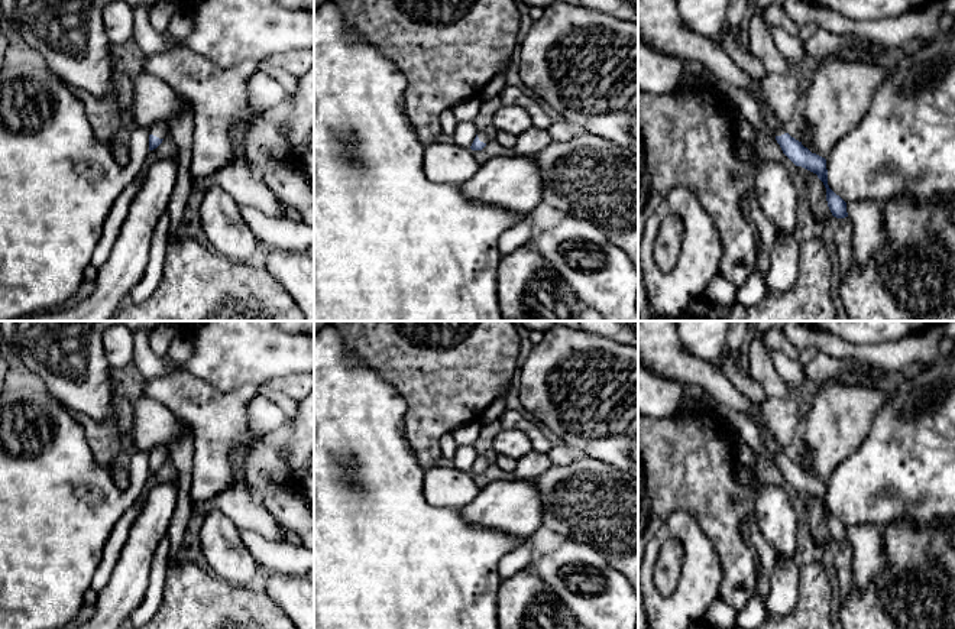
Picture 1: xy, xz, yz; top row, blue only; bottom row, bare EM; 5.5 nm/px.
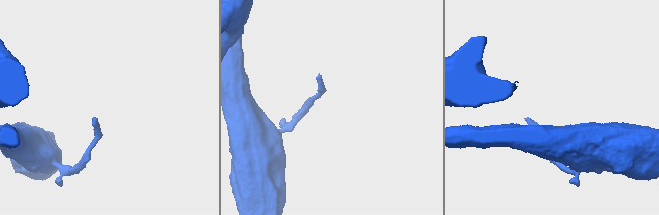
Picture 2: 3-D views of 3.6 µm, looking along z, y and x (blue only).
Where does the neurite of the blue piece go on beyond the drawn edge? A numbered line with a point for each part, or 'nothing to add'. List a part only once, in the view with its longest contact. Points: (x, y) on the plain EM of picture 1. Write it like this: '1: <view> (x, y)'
1: xy (158, 453)

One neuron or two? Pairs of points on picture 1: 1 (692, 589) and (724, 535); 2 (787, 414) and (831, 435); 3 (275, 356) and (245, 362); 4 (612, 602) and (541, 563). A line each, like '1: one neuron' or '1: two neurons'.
1: two neurons
2: two neurons
3: one neuron
4: one neuron

